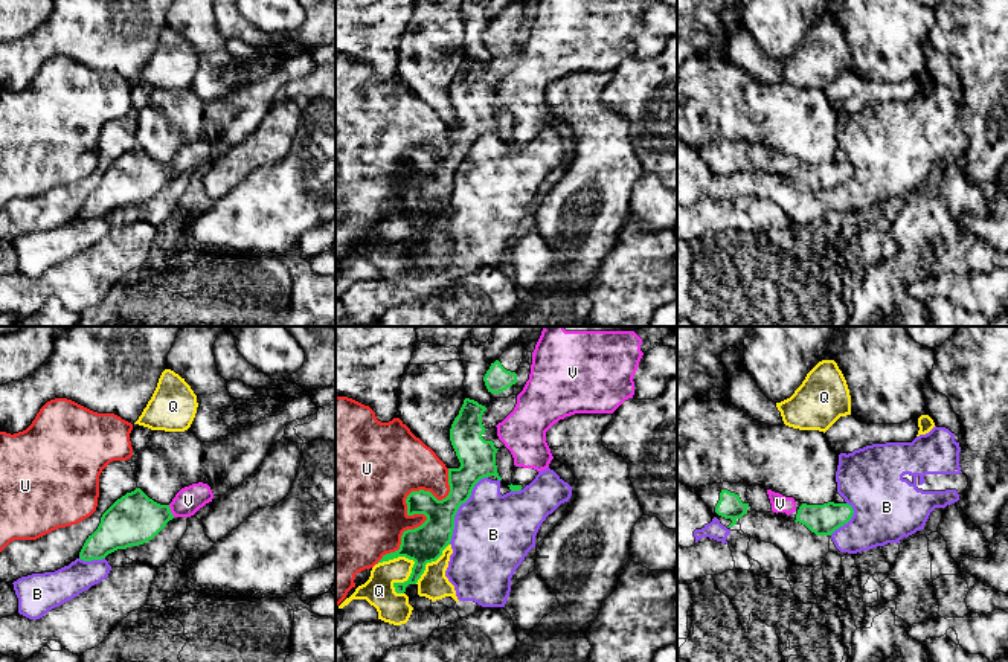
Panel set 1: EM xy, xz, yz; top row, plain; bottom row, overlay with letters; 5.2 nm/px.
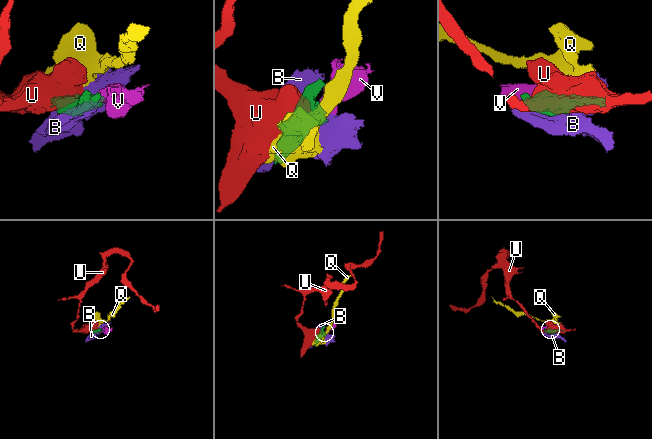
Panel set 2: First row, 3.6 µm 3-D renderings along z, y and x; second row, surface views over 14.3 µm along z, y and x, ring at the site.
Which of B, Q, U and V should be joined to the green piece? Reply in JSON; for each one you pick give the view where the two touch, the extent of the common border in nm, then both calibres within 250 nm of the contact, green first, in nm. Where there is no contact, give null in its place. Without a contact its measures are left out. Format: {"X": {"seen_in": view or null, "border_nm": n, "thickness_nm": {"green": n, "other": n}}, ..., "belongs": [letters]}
{"V": {"seen_in": "xy", "border_nm": 70, "thickness_nm": {"green": 280, "other": 150}}, "belongs": ["V"]}

